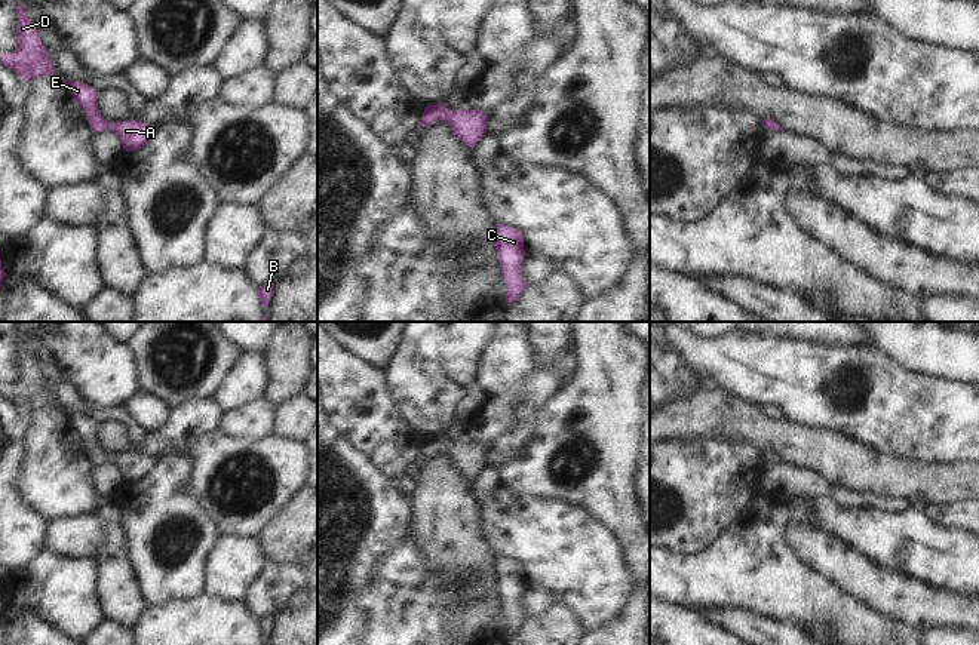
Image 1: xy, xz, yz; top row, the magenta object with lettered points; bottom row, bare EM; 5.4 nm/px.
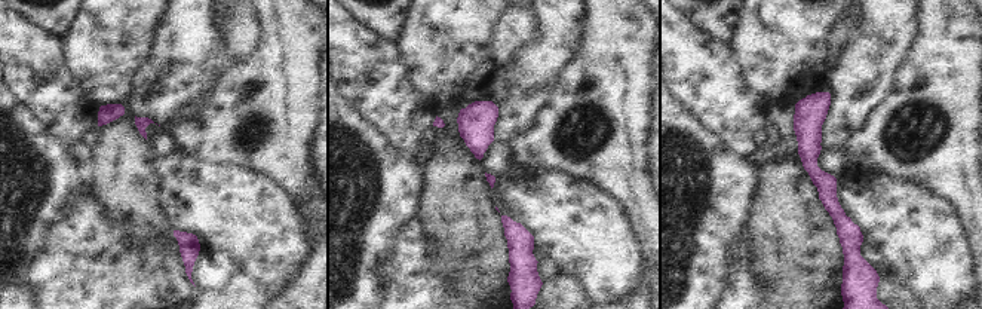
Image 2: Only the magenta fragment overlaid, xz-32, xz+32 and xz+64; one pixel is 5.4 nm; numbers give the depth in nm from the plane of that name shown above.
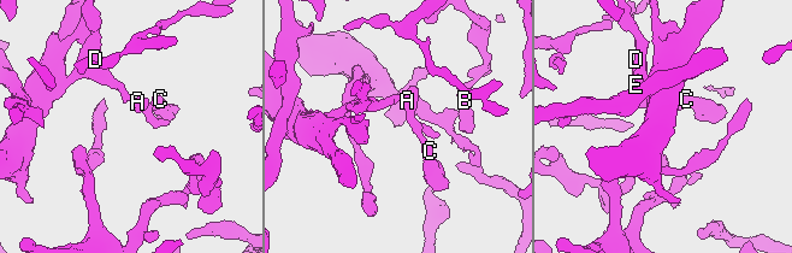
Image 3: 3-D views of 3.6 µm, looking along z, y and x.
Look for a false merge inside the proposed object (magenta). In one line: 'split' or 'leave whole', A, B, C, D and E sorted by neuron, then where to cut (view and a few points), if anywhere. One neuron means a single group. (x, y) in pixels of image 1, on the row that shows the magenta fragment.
leave whole | A B C D E | no cut

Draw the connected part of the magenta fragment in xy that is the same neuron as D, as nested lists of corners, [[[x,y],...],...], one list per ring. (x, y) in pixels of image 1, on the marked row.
[[[19,1],[16,19],[18,25],[15,31],[18,34],[18,47],[13,52],[0,55],[0,61],[27,82],[42,76],[58,76],[39,37],[37,28],[33,25],[31,19],[27,16],[25,7]]]

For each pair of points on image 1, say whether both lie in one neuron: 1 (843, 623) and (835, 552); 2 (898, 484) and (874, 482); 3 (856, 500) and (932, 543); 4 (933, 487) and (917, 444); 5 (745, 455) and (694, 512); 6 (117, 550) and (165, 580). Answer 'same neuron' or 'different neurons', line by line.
1: different neurons
2: same neuron
3: different neurons
4: different neurons
5: same neuron
6: different neurons

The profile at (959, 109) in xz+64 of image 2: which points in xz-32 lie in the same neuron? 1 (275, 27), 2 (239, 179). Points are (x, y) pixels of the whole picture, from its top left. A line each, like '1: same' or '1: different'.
1: same
2: different

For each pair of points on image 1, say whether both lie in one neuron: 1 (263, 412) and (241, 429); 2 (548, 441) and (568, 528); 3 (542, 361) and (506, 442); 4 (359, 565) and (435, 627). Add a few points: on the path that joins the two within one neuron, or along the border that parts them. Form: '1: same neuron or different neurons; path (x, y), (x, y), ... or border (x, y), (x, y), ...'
1: same neuron; path (257, 418), (246, 423)
2: different neurons; border (527, 493), (561, 497), (583, 506), (592, 515)
3: same neuron; path (542, 381), (525, 421)
4: different neurons; border (392, 546), (378, 558), (355, 605)

